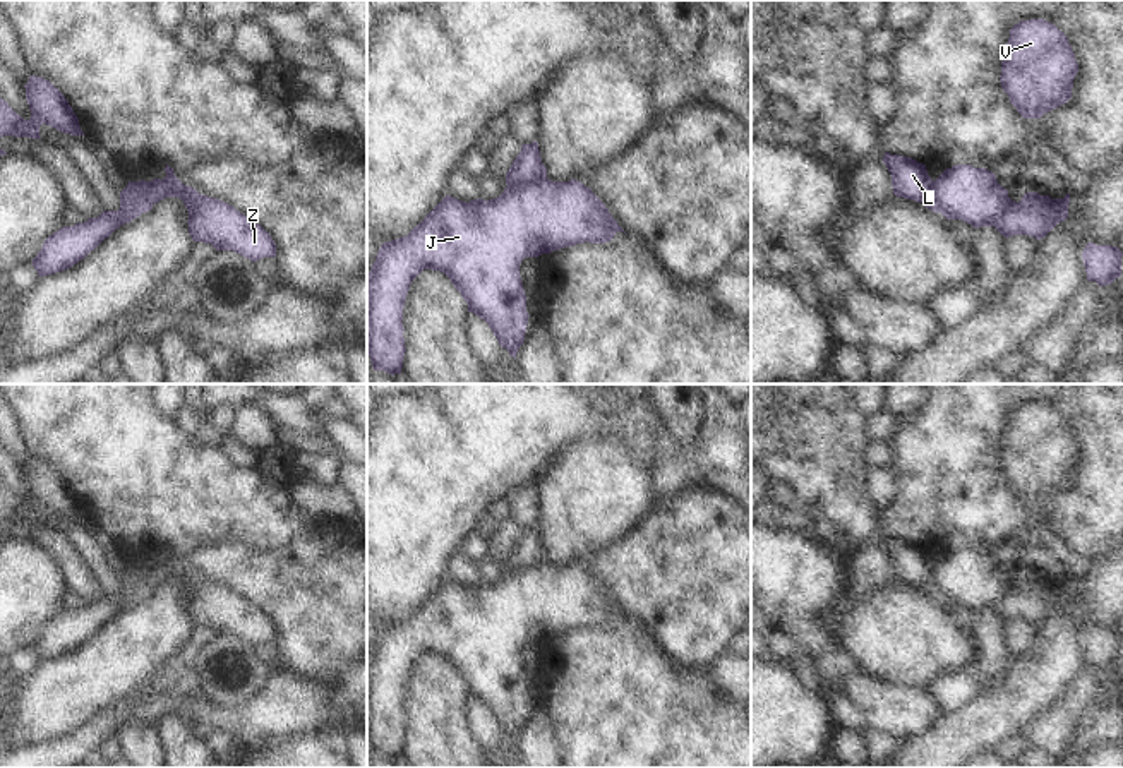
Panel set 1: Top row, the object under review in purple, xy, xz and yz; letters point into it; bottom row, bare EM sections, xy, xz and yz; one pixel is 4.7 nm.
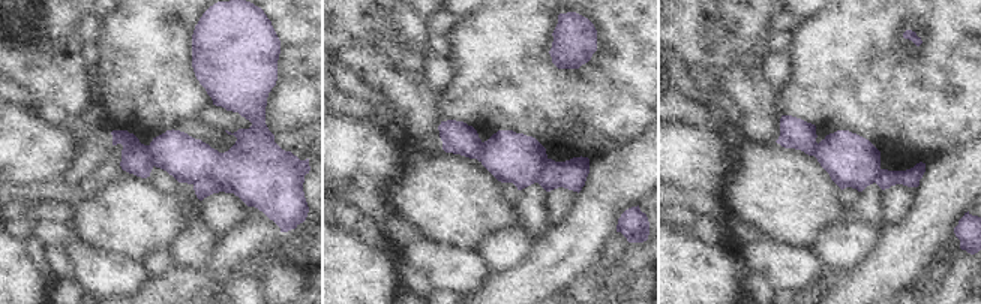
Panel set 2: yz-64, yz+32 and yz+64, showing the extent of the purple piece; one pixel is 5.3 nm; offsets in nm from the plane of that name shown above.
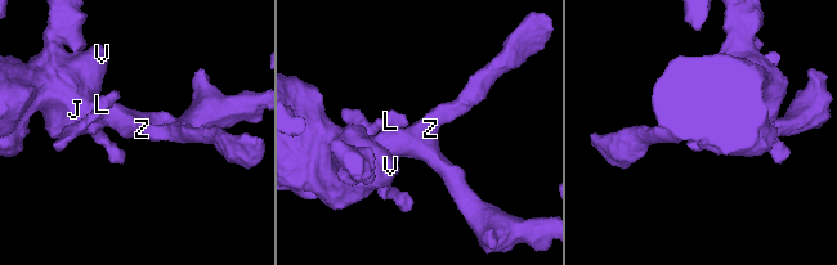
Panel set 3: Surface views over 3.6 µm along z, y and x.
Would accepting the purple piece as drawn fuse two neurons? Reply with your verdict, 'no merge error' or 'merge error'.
merge error

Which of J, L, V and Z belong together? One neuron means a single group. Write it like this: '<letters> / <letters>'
J V Z / L

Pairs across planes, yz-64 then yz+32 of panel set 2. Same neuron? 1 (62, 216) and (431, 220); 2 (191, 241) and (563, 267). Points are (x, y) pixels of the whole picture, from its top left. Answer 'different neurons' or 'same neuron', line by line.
1: different neurons
2: different neurons

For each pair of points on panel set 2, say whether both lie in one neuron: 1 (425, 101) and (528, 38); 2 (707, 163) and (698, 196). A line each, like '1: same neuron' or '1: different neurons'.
1: different neurons
2: different neurons

